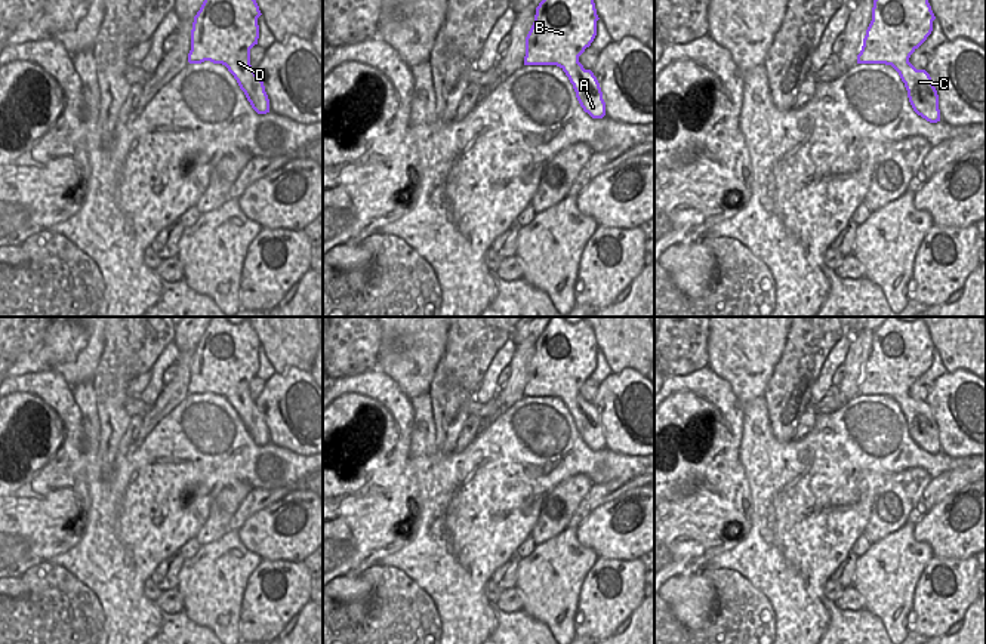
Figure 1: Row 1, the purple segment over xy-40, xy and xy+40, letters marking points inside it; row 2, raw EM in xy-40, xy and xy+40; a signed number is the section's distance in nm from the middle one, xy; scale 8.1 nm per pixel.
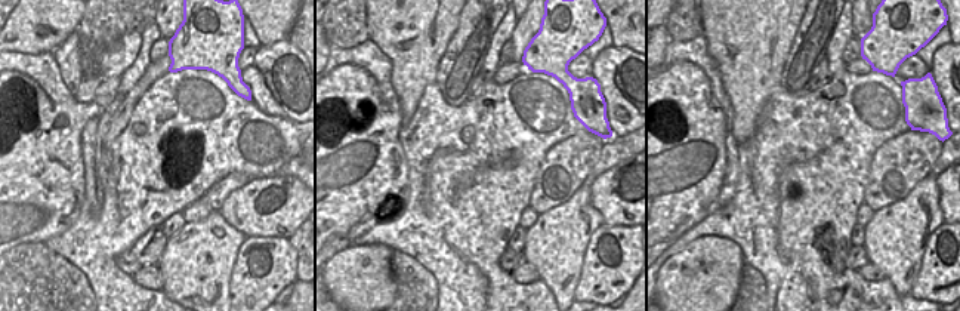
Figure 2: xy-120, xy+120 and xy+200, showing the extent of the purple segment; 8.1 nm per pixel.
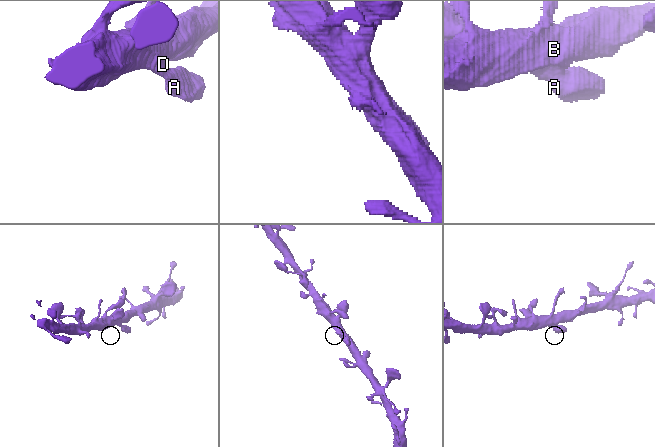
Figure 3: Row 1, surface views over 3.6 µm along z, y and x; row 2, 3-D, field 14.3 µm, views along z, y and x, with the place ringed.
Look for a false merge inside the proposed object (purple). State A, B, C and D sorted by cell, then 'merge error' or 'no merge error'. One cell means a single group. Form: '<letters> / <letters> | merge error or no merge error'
A B C D | no merge error

